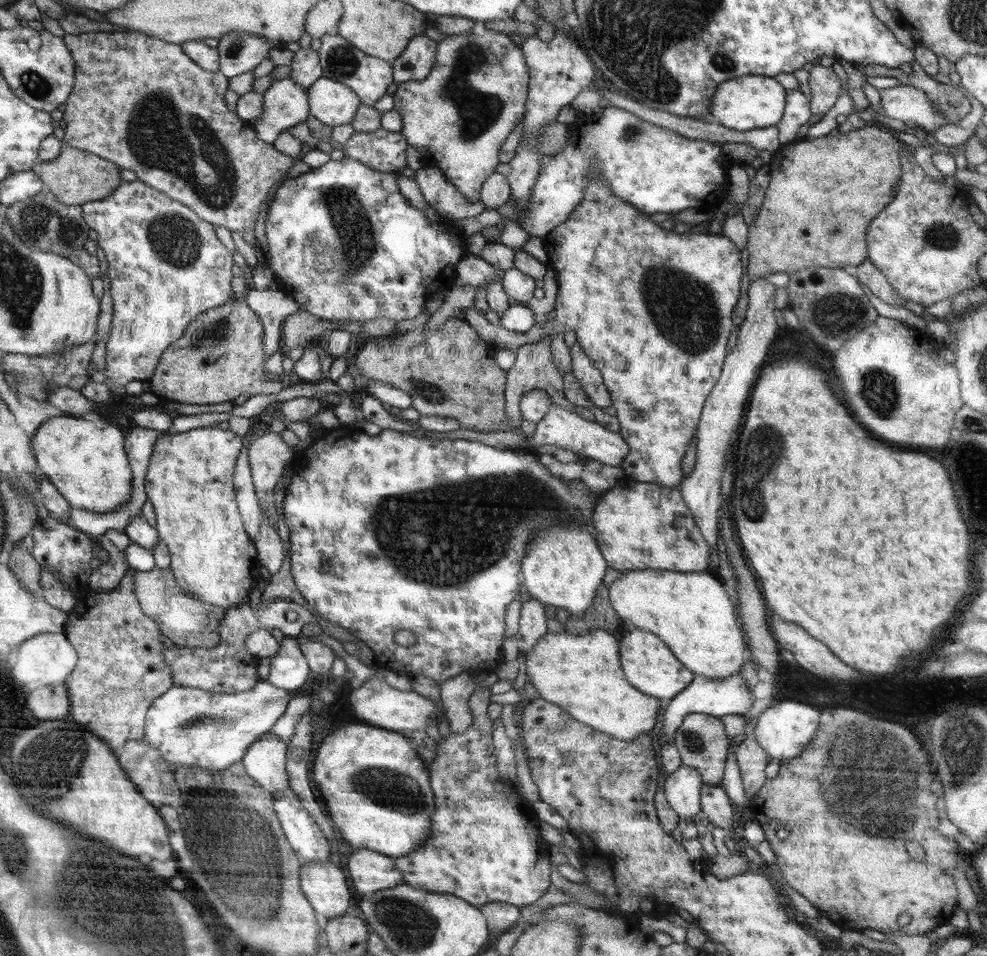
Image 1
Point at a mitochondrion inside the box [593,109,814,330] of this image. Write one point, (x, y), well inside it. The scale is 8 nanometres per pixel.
(631, 134)

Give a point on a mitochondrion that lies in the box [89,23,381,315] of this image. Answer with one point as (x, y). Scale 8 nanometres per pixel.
(159, 135)

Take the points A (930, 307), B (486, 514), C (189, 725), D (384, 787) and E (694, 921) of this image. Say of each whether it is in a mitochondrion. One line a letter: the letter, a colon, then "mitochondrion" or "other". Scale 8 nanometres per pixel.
A: other
B: mitochondrion
C: mitochondrion
D: mitochondrion
E: other

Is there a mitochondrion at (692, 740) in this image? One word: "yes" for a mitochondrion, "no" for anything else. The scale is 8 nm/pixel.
yes

